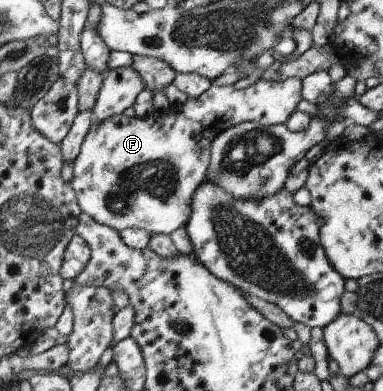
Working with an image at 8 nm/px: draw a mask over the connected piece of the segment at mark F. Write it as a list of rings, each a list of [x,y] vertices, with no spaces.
[[[298,77],[282,82],[259,80],[240,90],[233,85],[212,85],[199,97],[189,98],[182,104],[171,104],[167,111],[155,110],[145,117],[117,114],[92,123],[73,162],[74,176],[70,181],[83,213],[118,232],[143,228],[150,234],[169,236],[185,227],[192,215],[192,199],[211,167],[211,147],[216,135],[241,122],[257,122],[264,126],[285,124],[303,98],[302,81]]]

